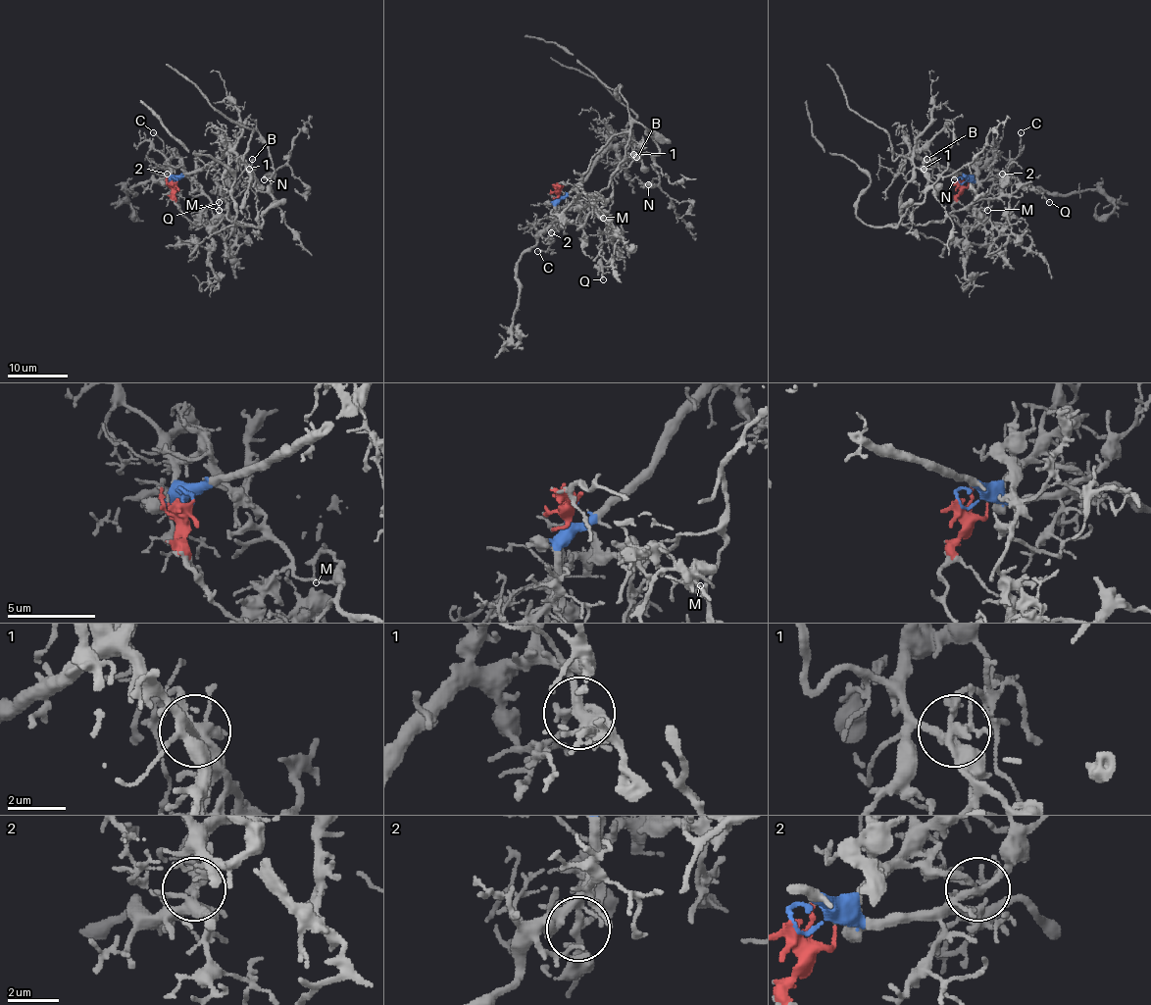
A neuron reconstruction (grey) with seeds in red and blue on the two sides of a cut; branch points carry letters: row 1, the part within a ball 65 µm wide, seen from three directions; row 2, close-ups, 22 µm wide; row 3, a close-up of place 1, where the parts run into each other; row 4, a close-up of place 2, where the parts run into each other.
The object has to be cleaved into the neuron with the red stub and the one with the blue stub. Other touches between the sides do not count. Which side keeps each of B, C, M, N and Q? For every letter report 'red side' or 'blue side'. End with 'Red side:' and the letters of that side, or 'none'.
B: blue side
C: blue side
M: red side
N: red side
Q: red side
Red side: M, N, Q

